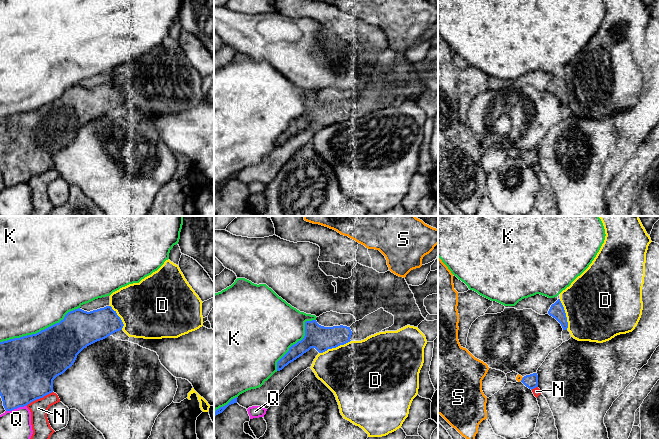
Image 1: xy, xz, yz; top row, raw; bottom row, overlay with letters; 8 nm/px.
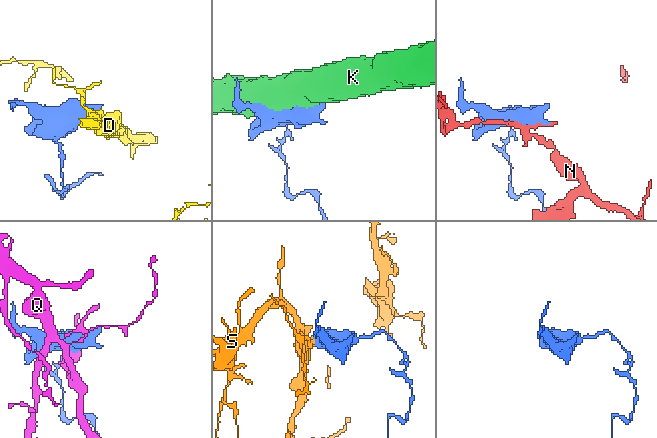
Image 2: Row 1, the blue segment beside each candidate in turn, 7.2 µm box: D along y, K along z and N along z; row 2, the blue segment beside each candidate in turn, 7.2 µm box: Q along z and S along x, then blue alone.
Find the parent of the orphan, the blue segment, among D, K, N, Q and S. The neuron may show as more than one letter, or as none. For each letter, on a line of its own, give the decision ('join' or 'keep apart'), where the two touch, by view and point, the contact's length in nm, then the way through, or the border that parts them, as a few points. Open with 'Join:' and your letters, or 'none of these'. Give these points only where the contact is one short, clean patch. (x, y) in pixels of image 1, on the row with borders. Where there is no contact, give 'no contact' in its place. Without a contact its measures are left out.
Join: none of these
D: keep apart; contact xz (334, 347); length 280 nm; border xz (350, 340), (319, 353)
K: keep apart; contact xy (41, 330); length 700 nm
N: keep apart; contact xy (39, 398); length 240 nm
Q: keep apart; contact xy (16, 408); length 180 nm
S: keep apart; contact yz (522, 379); length 40 nm

